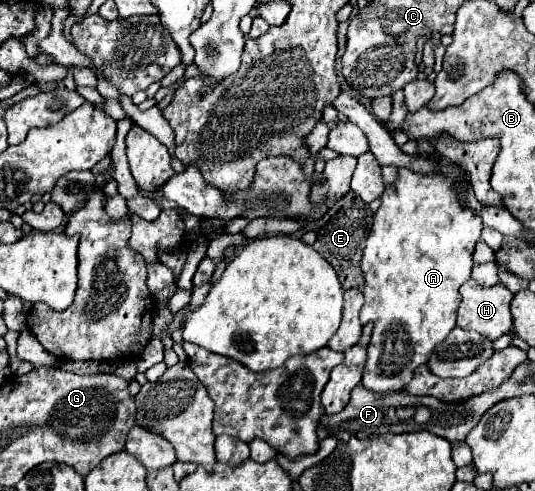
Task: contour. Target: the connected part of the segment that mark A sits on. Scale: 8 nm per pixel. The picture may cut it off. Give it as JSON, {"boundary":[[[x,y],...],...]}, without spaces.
{"boundary":[[[447,165],[443,167],[443,171],[439,171],[437,177],[423,177],[419,173],[413,173],[409,169],[399,169],[399,179],[395,185],[389,185],[383,195],[381,195],[381,207],[377,209],[375,217],[373,217],[373,227],[371,227],[371,233],[367,237],[367,245],[365,245],[365,251],[363,251],[363,259],[361,259],[361,269],[363,269],[363,275],[365,275],[365,305],[361,309],[361,321],[371,321],[375,327],[373,327],[373,335],[371,335],[371,341],[369,341],[369,349],[367,349],[367,365],[365,365],[365,371],[363,371],[363,379],[361,379],[361,385],[369,391],[375,391],[375,393],[397,393],[397,391],[403,391],[405,385],[411,381],[415,369],[419,365],[425,365],[427,363],[427,357],[431,357],[431,349],[435,349],[437,343],[445,341],[445,337],[451,333],[451,329],[455,327],[455,319],[457,319],[457,309],[459,309],[459,287],[469,279],[471,275],[471,267],[473,267],[473,249],[475,249],[475,243],[479,241],[481,237],[481,229],[483,229],[483,223],[479,221],[479,217],[469,211],[469,207],[465,205],[465,201],[461,199],[461,195],[455,193],[455,189],[451,189],[457,173],[461,173],[461,167],[455,167],[455,165]]]}

